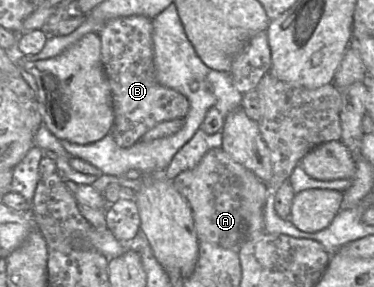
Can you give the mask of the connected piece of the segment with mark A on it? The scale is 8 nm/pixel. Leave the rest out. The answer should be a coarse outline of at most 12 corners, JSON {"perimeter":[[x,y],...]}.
{"perimeter":[[221,147],[173,180],[199,241],[264,232],[267,184]]}

